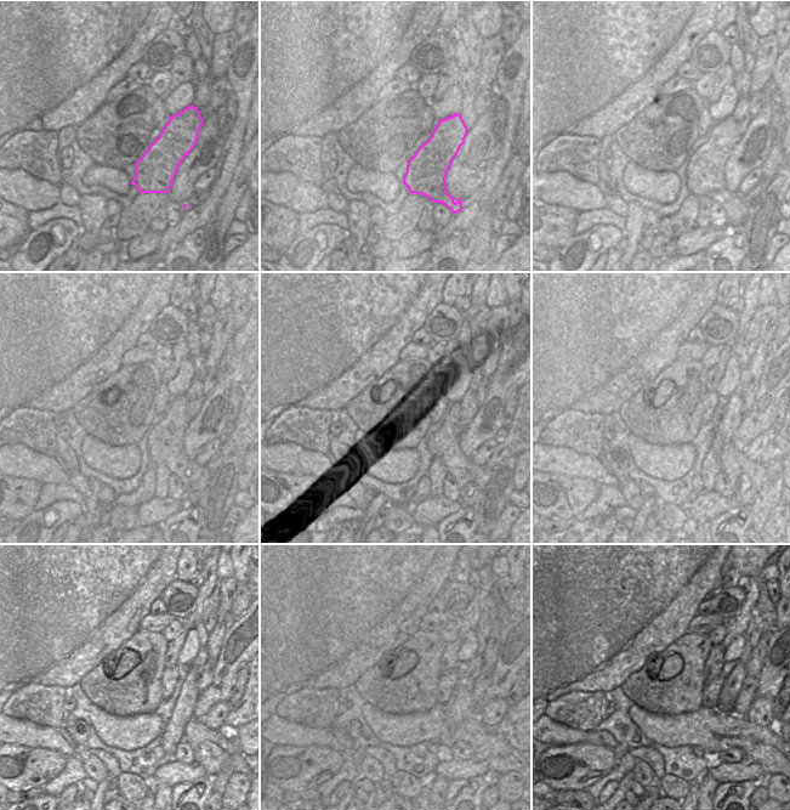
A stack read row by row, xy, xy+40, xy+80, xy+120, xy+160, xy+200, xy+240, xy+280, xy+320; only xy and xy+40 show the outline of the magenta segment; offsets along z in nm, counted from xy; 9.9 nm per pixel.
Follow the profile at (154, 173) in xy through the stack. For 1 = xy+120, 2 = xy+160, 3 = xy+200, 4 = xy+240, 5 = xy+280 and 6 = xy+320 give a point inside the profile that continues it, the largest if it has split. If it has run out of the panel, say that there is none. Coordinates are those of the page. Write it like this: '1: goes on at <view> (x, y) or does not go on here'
1: goes on at xy+120 (165, 440)
2: goes on at xy+160 (442, 434)
3: goes on at xy+200 (744, 490)
4: goes on at xy+240 (234, 762)
5: goes on at xy+280 (501, 763)
6: goes on at xy+320 (773, 763)

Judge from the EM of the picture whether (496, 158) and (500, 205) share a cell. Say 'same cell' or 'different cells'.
different cells

